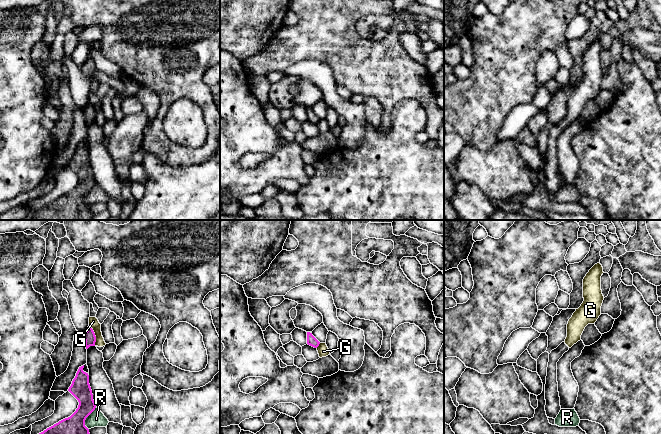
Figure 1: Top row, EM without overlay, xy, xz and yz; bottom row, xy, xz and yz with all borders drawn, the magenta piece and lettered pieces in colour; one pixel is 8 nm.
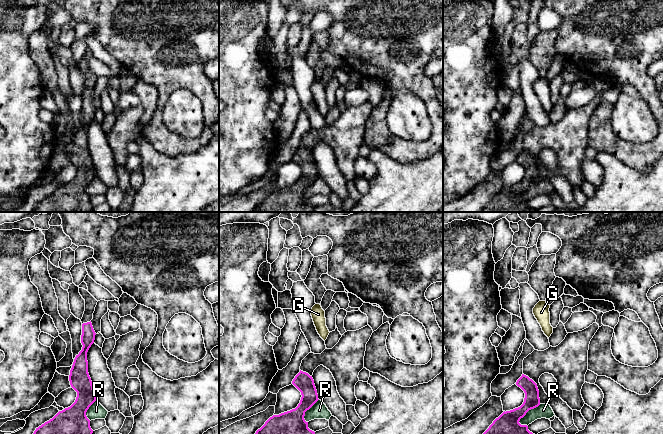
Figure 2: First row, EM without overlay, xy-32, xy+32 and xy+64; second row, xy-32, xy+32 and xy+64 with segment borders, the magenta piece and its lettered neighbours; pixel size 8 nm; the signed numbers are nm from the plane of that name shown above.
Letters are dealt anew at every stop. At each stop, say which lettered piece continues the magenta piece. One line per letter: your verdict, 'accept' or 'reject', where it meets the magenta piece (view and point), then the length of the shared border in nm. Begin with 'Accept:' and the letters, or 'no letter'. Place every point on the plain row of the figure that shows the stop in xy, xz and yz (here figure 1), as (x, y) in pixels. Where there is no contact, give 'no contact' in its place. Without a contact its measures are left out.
Accept: no letter
G: reject; contact xy (95, 112); length 160 nm
R: reject; contact xy (86, 193); length 200 nm

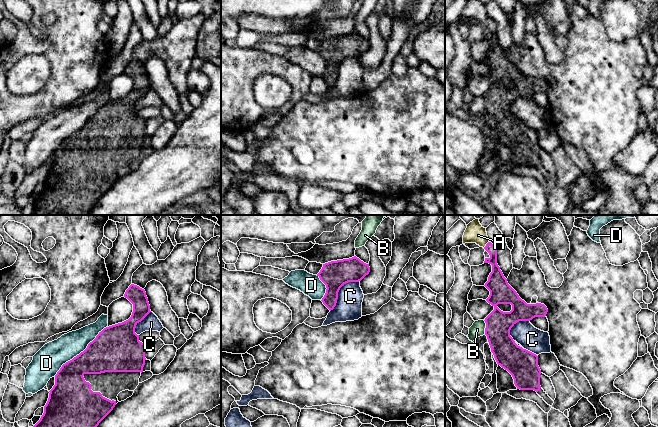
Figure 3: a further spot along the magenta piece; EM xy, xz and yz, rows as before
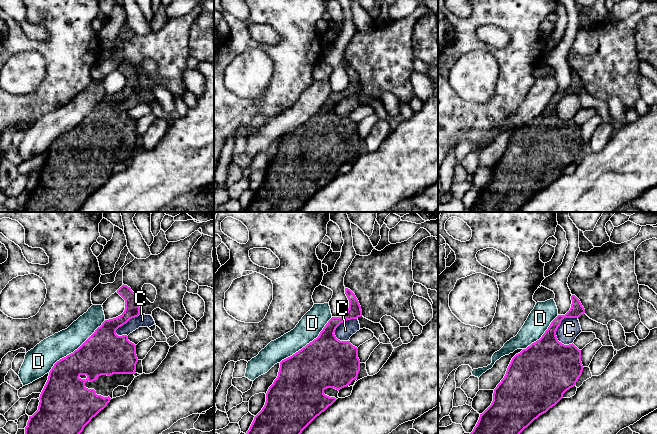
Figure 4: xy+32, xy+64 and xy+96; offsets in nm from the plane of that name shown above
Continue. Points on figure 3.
Accept: no letter
A: reject; contact yz (486, 20); length 70 nm
B: reject; contact yz (486, 103); length 110 nm
C: reject; contact xz (339, 65); length 340 nm
D: reject; contact xy (80, 129); length 600 nm

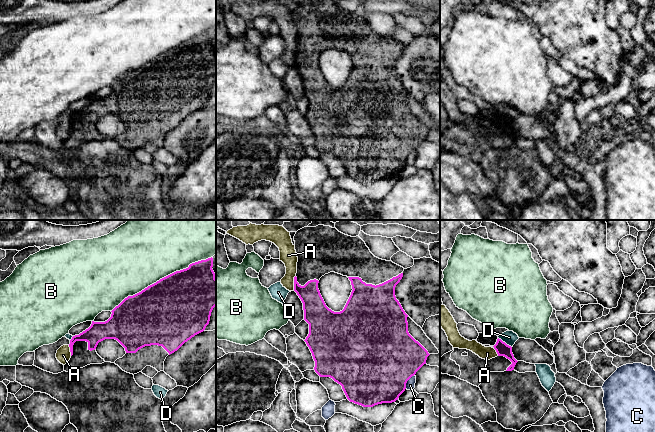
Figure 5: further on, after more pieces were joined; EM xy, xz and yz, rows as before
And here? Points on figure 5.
Accept: no letter
A: reject; contact xz (294, 59); length 130 nm
B: reject; contact xy (162, 54); length 900 nm
C: reject; contact xz (407, 156); length 140 nm
D: reject; contact yz (504, 118); length 140 nm

